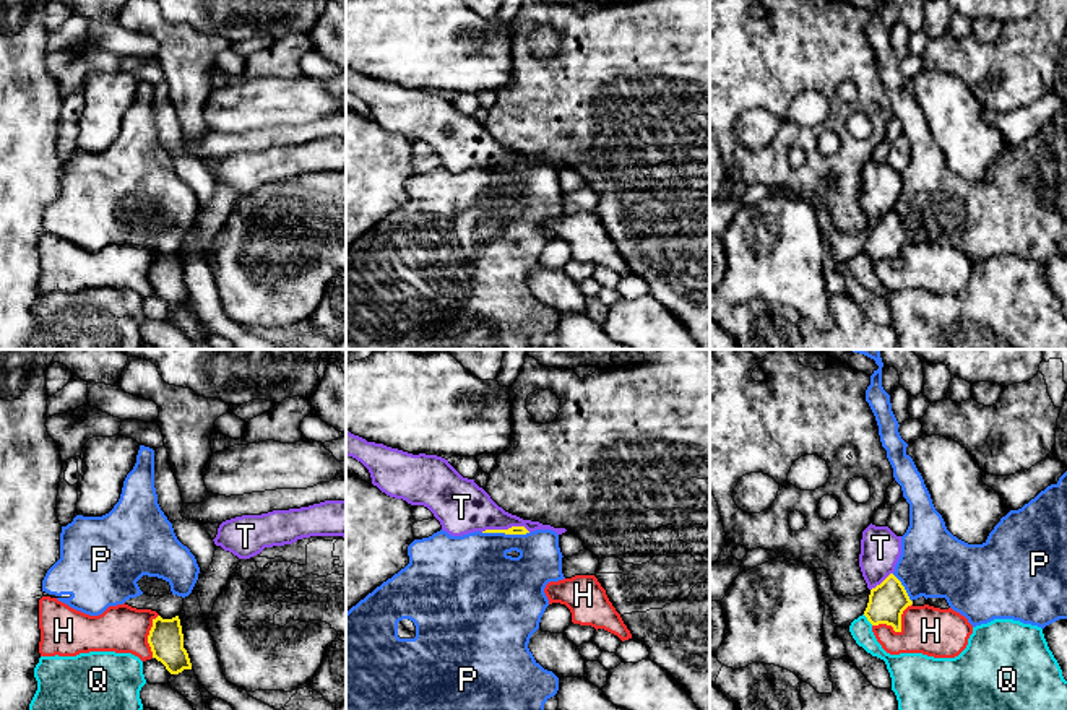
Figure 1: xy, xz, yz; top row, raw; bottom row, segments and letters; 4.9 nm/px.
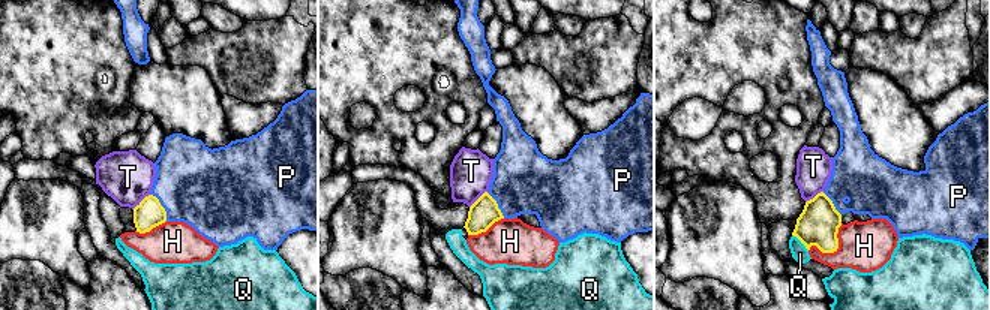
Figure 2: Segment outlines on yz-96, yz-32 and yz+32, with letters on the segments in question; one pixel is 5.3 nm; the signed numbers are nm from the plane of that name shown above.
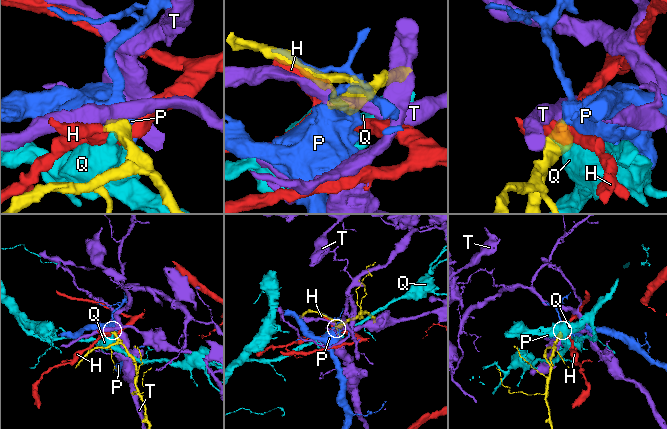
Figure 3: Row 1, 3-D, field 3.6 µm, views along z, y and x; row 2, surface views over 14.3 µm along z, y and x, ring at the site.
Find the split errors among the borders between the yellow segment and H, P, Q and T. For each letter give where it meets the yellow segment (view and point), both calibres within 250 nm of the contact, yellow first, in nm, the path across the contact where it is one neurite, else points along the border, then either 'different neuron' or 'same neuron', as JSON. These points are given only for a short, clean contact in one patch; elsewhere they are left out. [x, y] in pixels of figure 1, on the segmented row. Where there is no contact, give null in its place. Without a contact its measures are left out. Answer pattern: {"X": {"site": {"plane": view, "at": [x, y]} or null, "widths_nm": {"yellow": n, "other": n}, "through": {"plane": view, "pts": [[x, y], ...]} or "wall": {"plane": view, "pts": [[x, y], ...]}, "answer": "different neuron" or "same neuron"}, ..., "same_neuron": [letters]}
{"H": {"site": {"plane": "yz", "at": [898, 631]}, "widths_nm": {"yellow": 190, "other": 240}, "answer": "different neuron"}, "P": {"site": {"plane": "xz", "at": [505, 533]}, "widths_nm": {"yellow": 50, "other": 380}, "answer": "same neuron"}, "Q": {"site": {"plane": "yz", "at": [868, 619]}, "widths_nm": {"yellow": 190, "other": 110}, "wall": {"plane": "yz", "pts": [[863, 614], [872, 624]]}, "answer": "different neuron"}, "T": {"site": {"plane": "xz", "at": [505, 530]}, "widths_nm": {"yellow": 50, "other": 260}, "wall": {"plane": "xz", "pts": [[481, 532], [507, 530], [512, 527], [525, 527], [530, 532]]}, "answer": "different neuron"}, "same_neuron": ["P"]}

